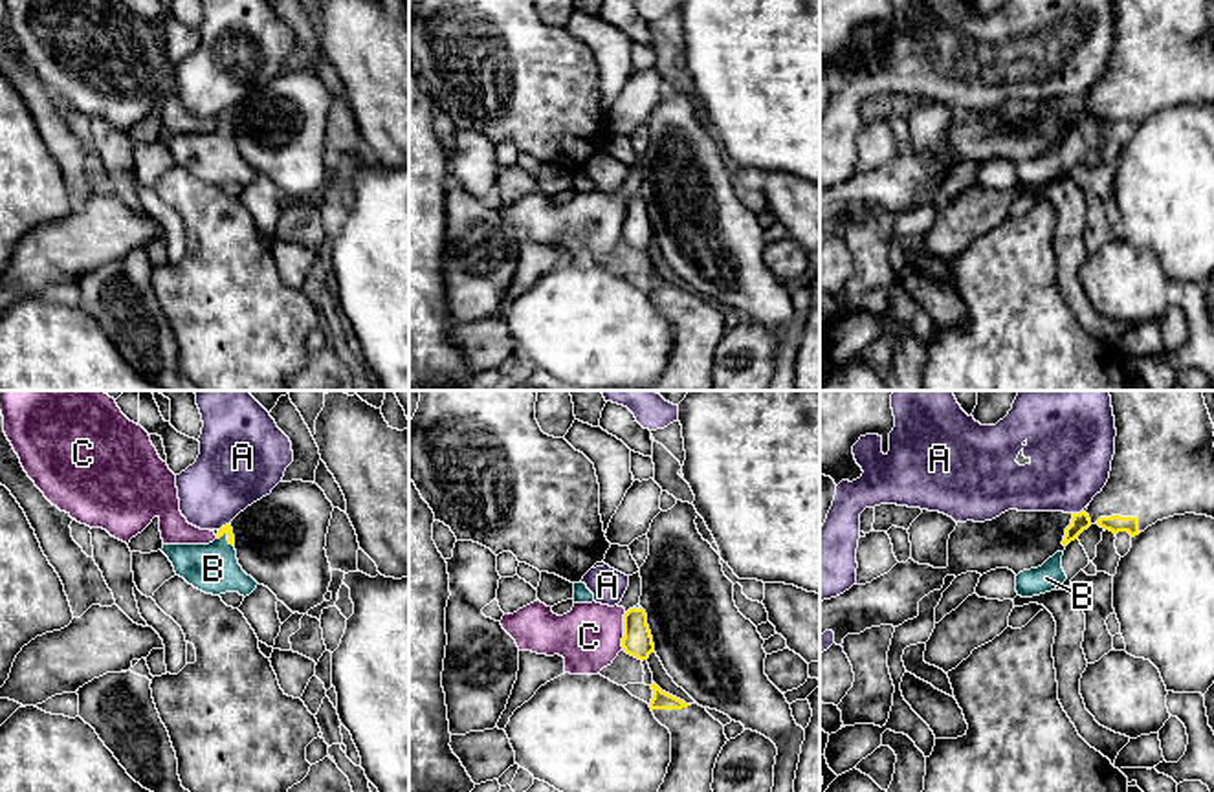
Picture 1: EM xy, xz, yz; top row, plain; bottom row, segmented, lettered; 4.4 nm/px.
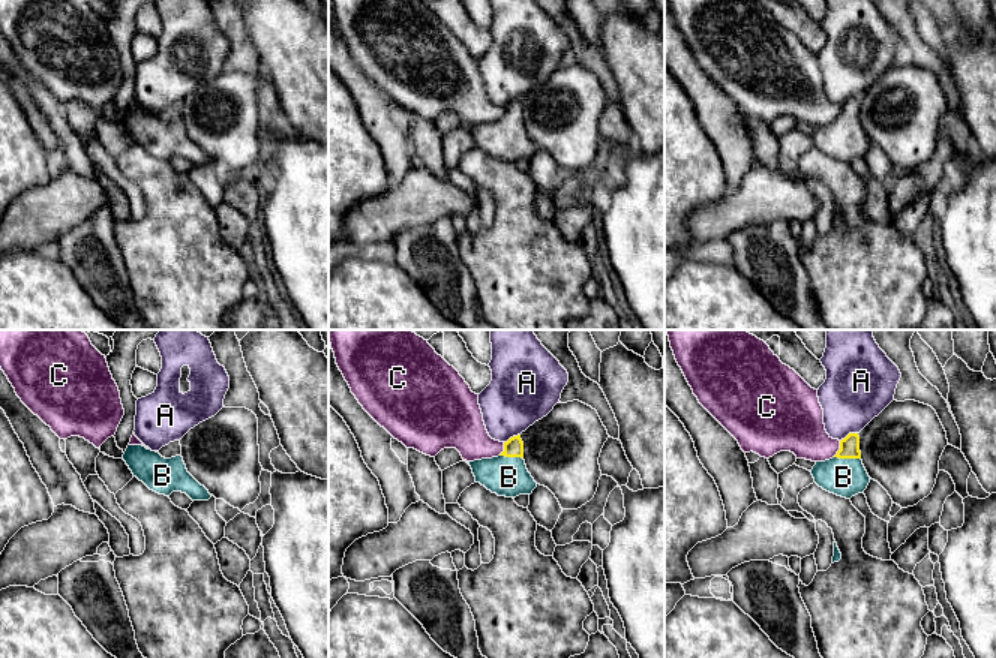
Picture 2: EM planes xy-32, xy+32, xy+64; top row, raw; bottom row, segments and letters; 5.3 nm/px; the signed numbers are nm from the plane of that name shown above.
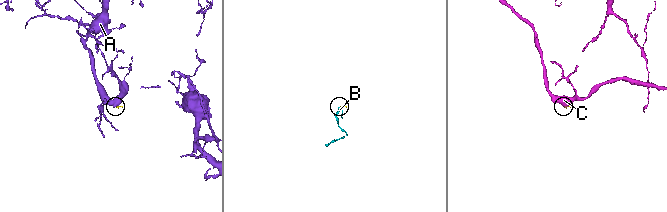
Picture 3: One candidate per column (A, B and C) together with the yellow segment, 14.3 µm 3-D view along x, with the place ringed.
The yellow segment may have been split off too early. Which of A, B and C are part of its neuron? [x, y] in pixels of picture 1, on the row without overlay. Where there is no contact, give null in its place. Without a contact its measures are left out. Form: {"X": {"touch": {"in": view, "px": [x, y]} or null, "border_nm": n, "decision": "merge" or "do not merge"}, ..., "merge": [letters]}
{"A": {"touch": {"in": "xy", "px": [226, 114]}, "border_nm": 70, "decision": "do not merge"}, "B": {"touch": {"in": "xy", "px": [228, 127]}, "border_nm": 90, "decision": "merge"}, "C": {"touch": {"in": "xz", "px": [624, 220]}, "border_nm": 170, "decision": "do not merge"}, "merge": ["B"]}

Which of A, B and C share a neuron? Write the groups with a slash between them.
A / B / C

